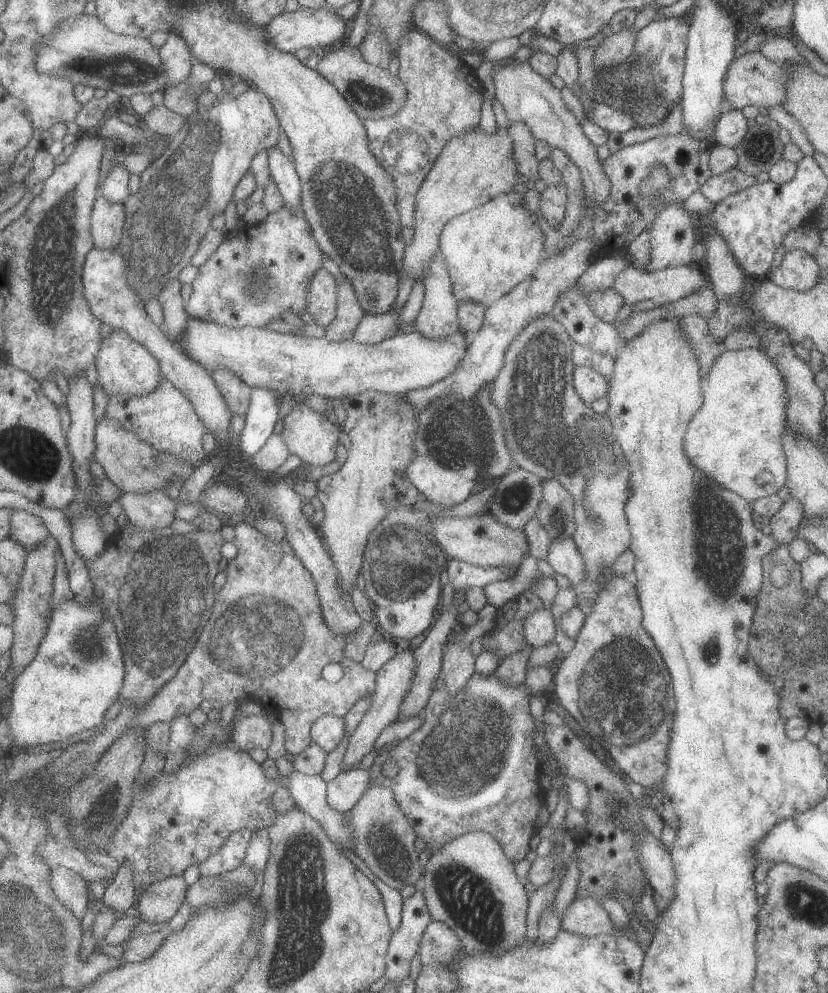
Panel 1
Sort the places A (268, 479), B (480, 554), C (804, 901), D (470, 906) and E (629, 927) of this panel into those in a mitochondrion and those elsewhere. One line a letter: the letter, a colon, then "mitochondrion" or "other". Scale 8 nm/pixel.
A: other
B: other
C: mitochondrion
D: mitochondrion
E: other

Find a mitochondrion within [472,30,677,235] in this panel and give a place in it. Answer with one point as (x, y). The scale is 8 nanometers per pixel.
(630, 84)

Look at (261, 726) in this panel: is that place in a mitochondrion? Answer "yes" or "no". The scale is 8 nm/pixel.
no

